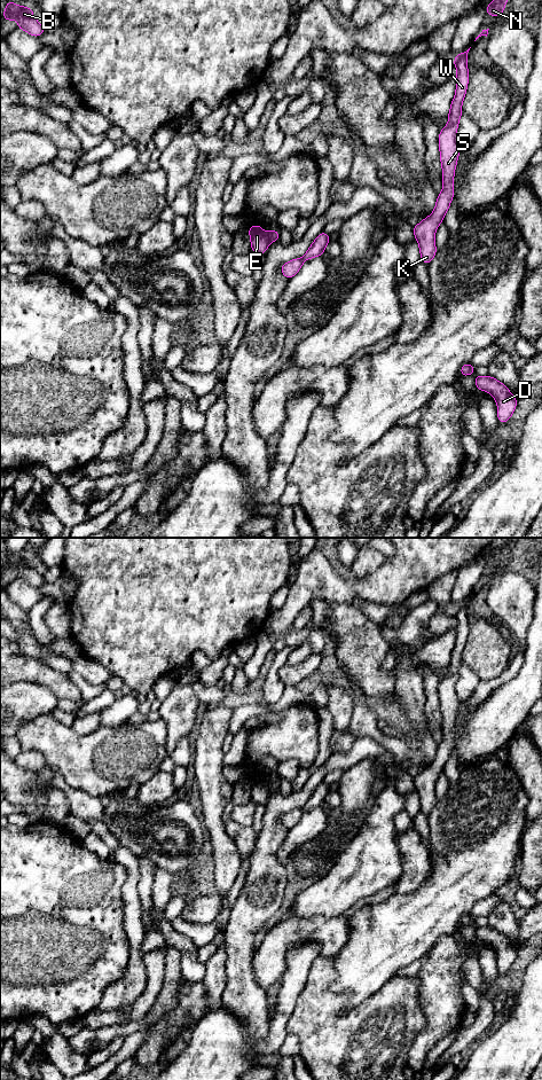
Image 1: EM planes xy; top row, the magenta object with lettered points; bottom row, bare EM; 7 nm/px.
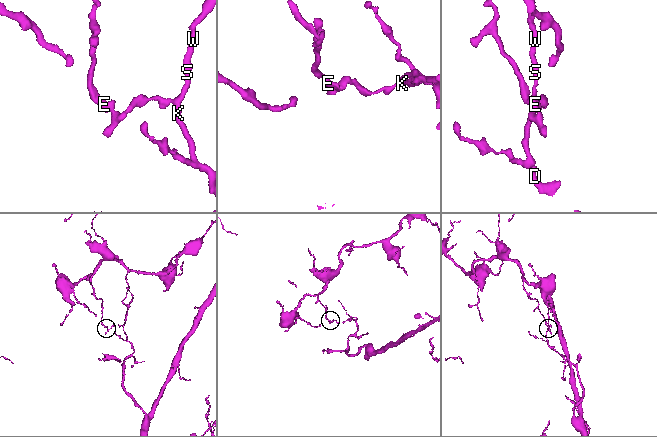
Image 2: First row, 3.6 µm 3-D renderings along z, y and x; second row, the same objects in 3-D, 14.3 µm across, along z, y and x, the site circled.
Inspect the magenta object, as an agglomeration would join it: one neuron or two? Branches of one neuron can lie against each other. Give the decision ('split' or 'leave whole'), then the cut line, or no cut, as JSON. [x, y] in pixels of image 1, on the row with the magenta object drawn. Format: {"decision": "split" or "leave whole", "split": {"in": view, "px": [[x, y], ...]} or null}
{"decision": "split", "split": {"in": "xy", "px": [[266, 233], [269, 242]]}}

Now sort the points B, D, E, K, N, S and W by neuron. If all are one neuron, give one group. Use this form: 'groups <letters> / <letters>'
groups B E / D K N S W

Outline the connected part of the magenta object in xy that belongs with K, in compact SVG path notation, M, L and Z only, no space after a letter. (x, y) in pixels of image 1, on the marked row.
M470 48L464 53L458 53L454 58L453 63L457 69L455 97L450 103L448 125L439 133L440 162L442 166L441 177L443 181L442 191L437 197L432 214L413 227L414 235L419 245L421 260L427 265L430 265L438 251L434 242L435 230L443 221L443 217L454 197L454 174L459 157L459 144L456 141L456 133L459 118L463 114L462 103L469 83L469 50Z

